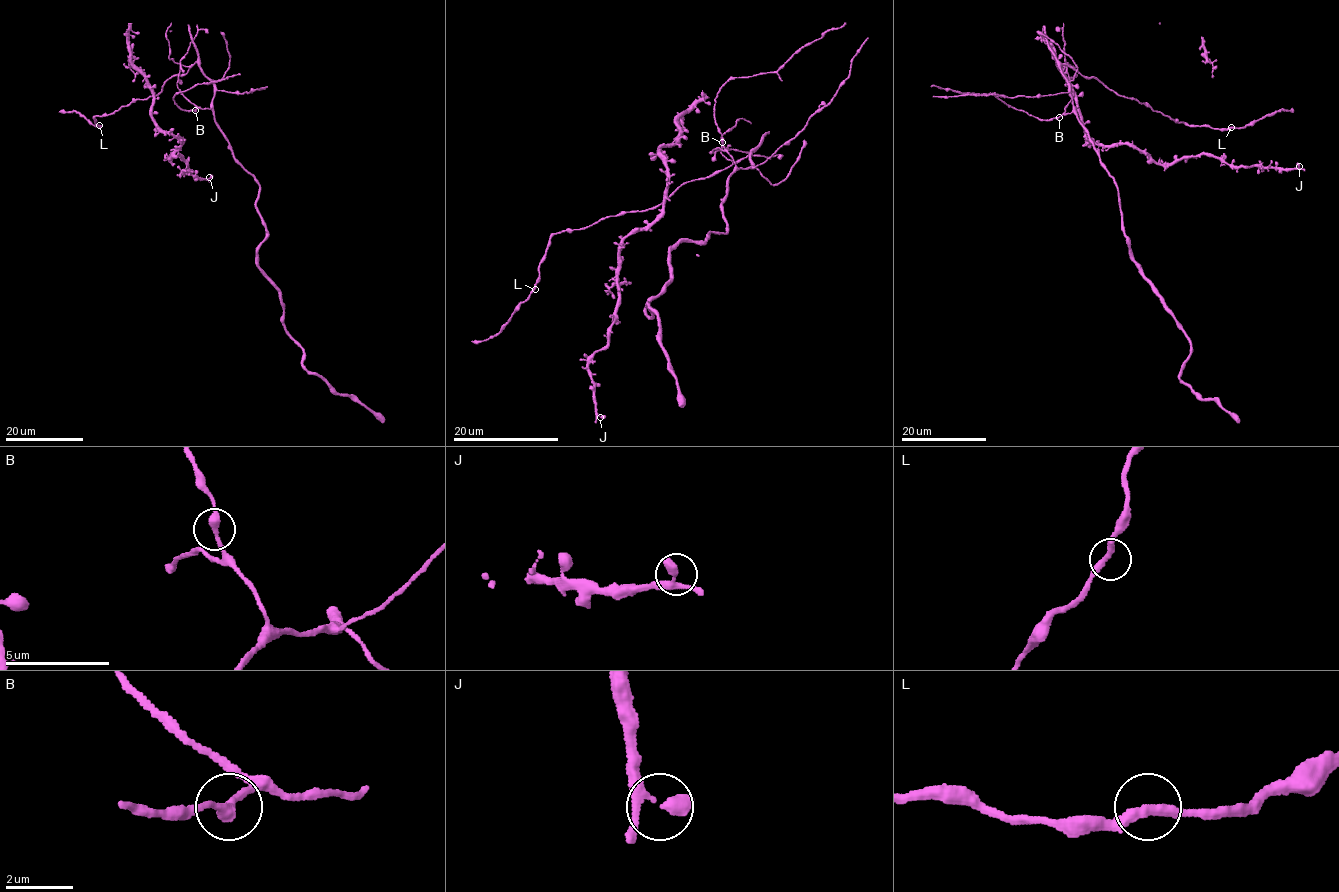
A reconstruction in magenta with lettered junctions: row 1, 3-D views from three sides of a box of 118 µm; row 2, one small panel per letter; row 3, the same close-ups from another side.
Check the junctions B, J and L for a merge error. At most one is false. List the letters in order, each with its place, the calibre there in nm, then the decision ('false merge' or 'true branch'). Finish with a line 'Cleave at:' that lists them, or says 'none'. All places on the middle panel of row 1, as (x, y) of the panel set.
B: place (722, 142); calibre 300 nm; true branch
J: place (600, 417); calibre 360 nm; true branch
L: place (535, 289); calibre 300 nm; true branch
Cleave at: none

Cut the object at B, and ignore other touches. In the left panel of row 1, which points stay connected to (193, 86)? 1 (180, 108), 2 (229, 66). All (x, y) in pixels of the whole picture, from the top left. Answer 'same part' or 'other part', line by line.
1: same part
2: other part

